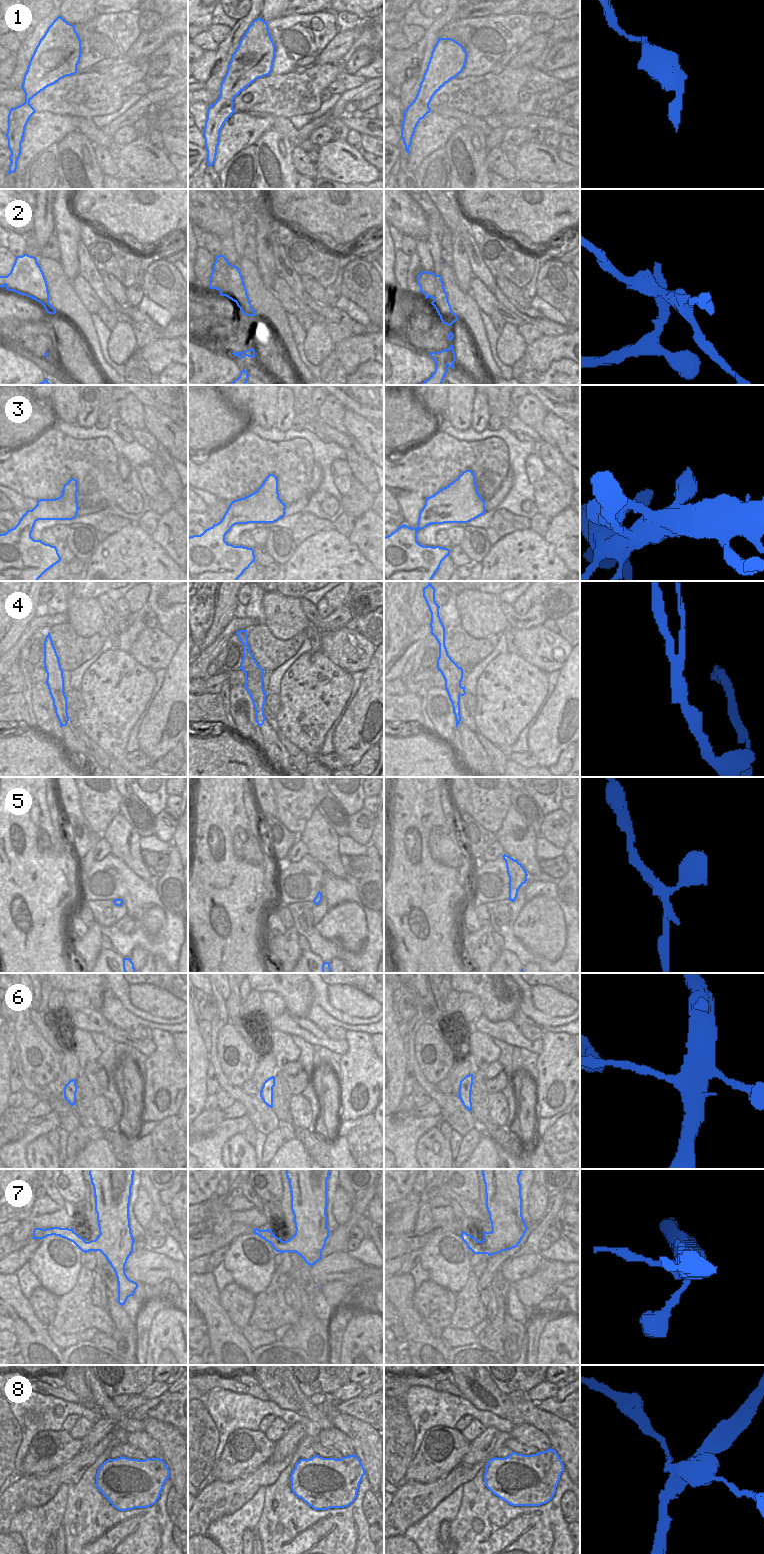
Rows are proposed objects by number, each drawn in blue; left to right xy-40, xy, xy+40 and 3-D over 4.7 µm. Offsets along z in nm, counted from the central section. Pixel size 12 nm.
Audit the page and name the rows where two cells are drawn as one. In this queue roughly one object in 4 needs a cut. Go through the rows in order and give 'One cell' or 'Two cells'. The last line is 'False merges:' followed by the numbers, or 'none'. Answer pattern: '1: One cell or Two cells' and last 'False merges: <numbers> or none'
1: One cell
2: Two cells
3: One cell
4: Two cells
5: One cell
6: Two cells
7: Two cells
8: Two cells
False merges: 2, 4, 6, 7, 8

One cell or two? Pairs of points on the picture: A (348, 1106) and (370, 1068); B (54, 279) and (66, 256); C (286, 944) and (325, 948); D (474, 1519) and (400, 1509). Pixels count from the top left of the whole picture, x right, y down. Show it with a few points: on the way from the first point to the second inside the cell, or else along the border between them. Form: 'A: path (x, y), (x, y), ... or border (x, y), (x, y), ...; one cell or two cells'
A: path (349, 1097), (350, 1089), (361, 1077); one cell
B: border (59, 260), (64, 274), (71, 281); two cells
C: border (294, 925), (298, 934); two cells
D: border (446, 1497), (425, 1516), (409, 1526); two cells

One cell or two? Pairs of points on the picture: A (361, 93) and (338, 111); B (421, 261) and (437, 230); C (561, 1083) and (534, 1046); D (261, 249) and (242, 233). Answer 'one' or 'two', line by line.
A: one
B: two
C: two
D: two

